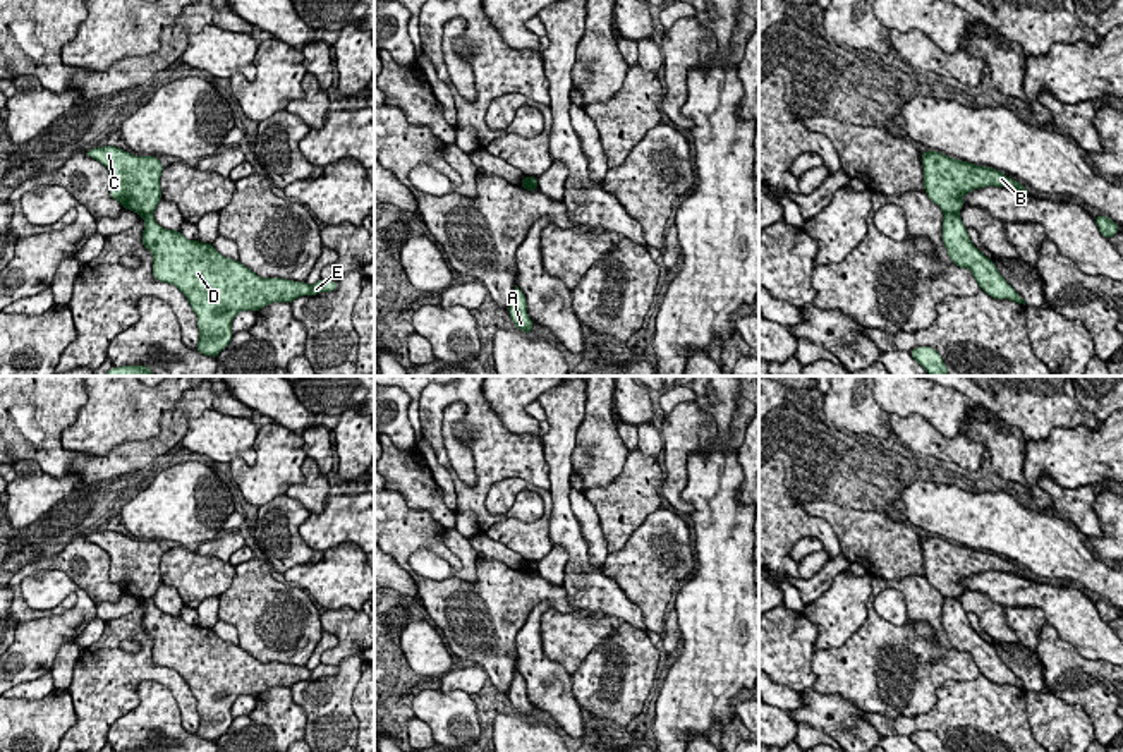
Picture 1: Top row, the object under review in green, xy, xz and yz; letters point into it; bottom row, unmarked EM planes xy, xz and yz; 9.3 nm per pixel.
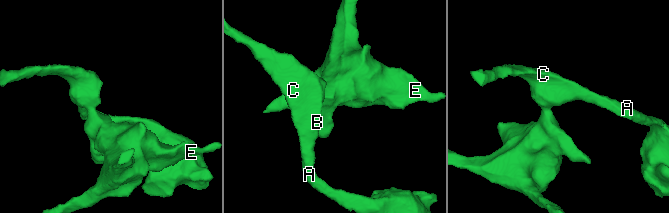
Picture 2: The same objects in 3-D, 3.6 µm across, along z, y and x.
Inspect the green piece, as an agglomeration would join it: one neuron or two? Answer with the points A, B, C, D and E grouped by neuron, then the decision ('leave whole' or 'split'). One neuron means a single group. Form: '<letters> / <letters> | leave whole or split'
A B C / D E | split

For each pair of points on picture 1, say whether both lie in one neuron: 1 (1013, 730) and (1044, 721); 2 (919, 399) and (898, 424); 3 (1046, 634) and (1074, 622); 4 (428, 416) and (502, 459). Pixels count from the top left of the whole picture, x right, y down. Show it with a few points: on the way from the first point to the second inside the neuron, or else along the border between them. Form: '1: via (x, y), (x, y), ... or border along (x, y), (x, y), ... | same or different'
1: border along (1025, 692), (1025, 716), (1034, 733) | different
2: border along (888, 414), (921, 414), (941, 433) | different
3: border along (1048, 622), (1086, 656) | different
4: via (452, 395), (464, 395), (478, 409), (485, 435) | same

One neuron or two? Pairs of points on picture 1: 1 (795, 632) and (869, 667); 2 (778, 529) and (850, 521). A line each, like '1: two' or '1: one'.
1: two
2: two

